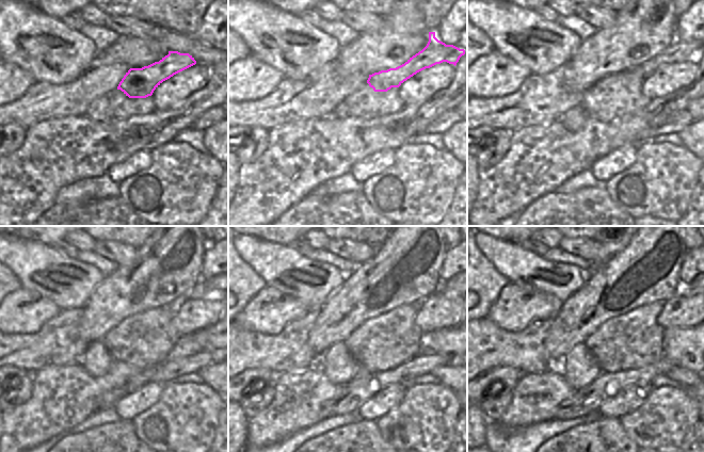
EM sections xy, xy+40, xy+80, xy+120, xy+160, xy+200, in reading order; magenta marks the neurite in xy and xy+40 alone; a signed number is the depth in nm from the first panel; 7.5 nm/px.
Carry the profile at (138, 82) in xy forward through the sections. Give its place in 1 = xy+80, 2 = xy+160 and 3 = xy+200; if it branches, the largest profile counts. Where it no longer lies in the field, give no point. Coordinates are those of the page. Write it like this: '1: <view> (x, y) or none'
1: xy+80 (678, 51)
2: xy+160 (445, 287)
3: xy+200 (682, 288)

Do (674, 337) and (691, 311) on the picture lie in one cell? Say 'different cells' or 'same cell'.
different cells

